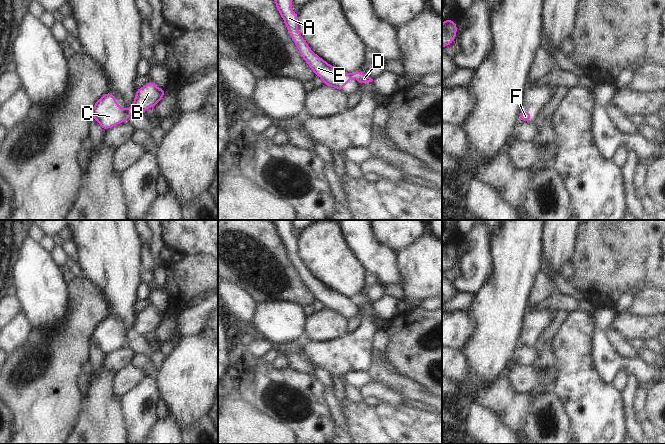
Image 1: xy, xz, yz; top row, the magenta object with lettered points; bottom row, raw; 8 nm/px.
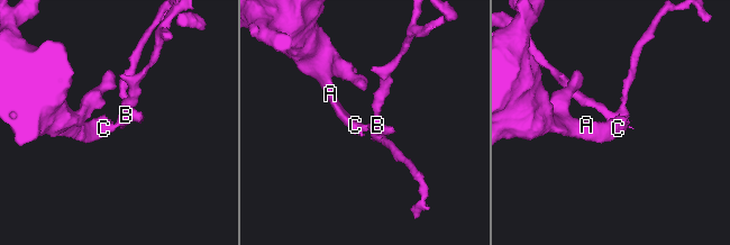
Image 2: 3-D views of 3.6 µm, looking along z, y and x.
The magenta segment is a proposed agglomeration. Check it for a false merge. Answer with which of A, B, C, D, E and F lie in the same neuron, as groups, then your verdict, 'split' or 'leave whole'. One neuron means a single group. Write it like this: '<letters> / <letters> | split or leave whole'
A C E F / B D | split

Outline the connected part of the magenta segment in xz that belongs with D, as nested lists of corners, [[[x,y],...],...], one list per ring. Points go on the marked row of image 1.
[[[355,71],[354,73],[351,73],[352,77],[356,78],[358,80],[359,85],[362,85],[365,82],[372,82],[373,79],[369,77],[369,75],[363,74],[360,71]]]

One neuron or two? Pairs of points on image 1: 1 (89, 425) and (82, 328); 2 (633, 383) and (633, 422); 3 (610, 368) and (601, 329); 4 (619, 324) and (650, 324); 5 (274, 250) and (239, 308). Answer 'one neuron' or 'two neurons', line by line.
1: two neurons
2: one neuron
3: one neuron
4: one neuron
5: two neurons

